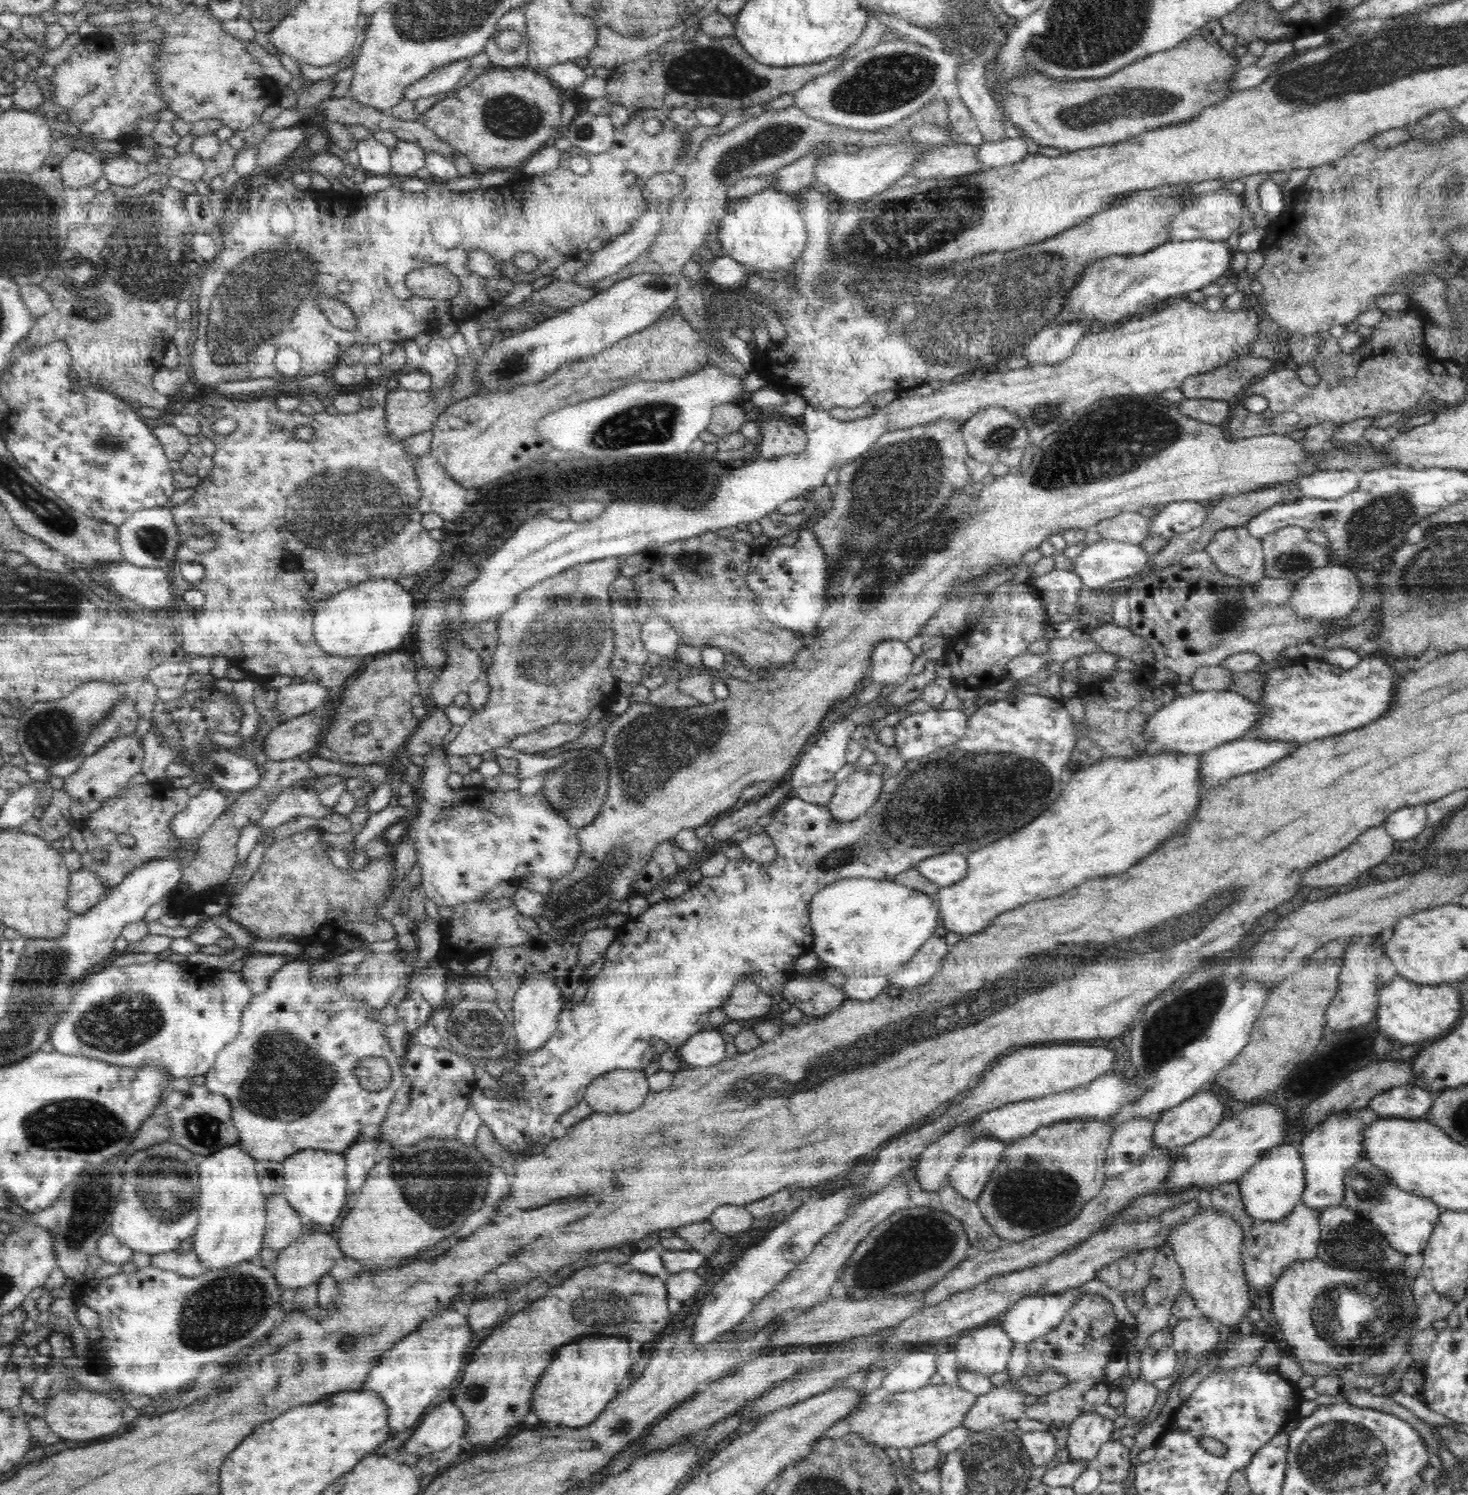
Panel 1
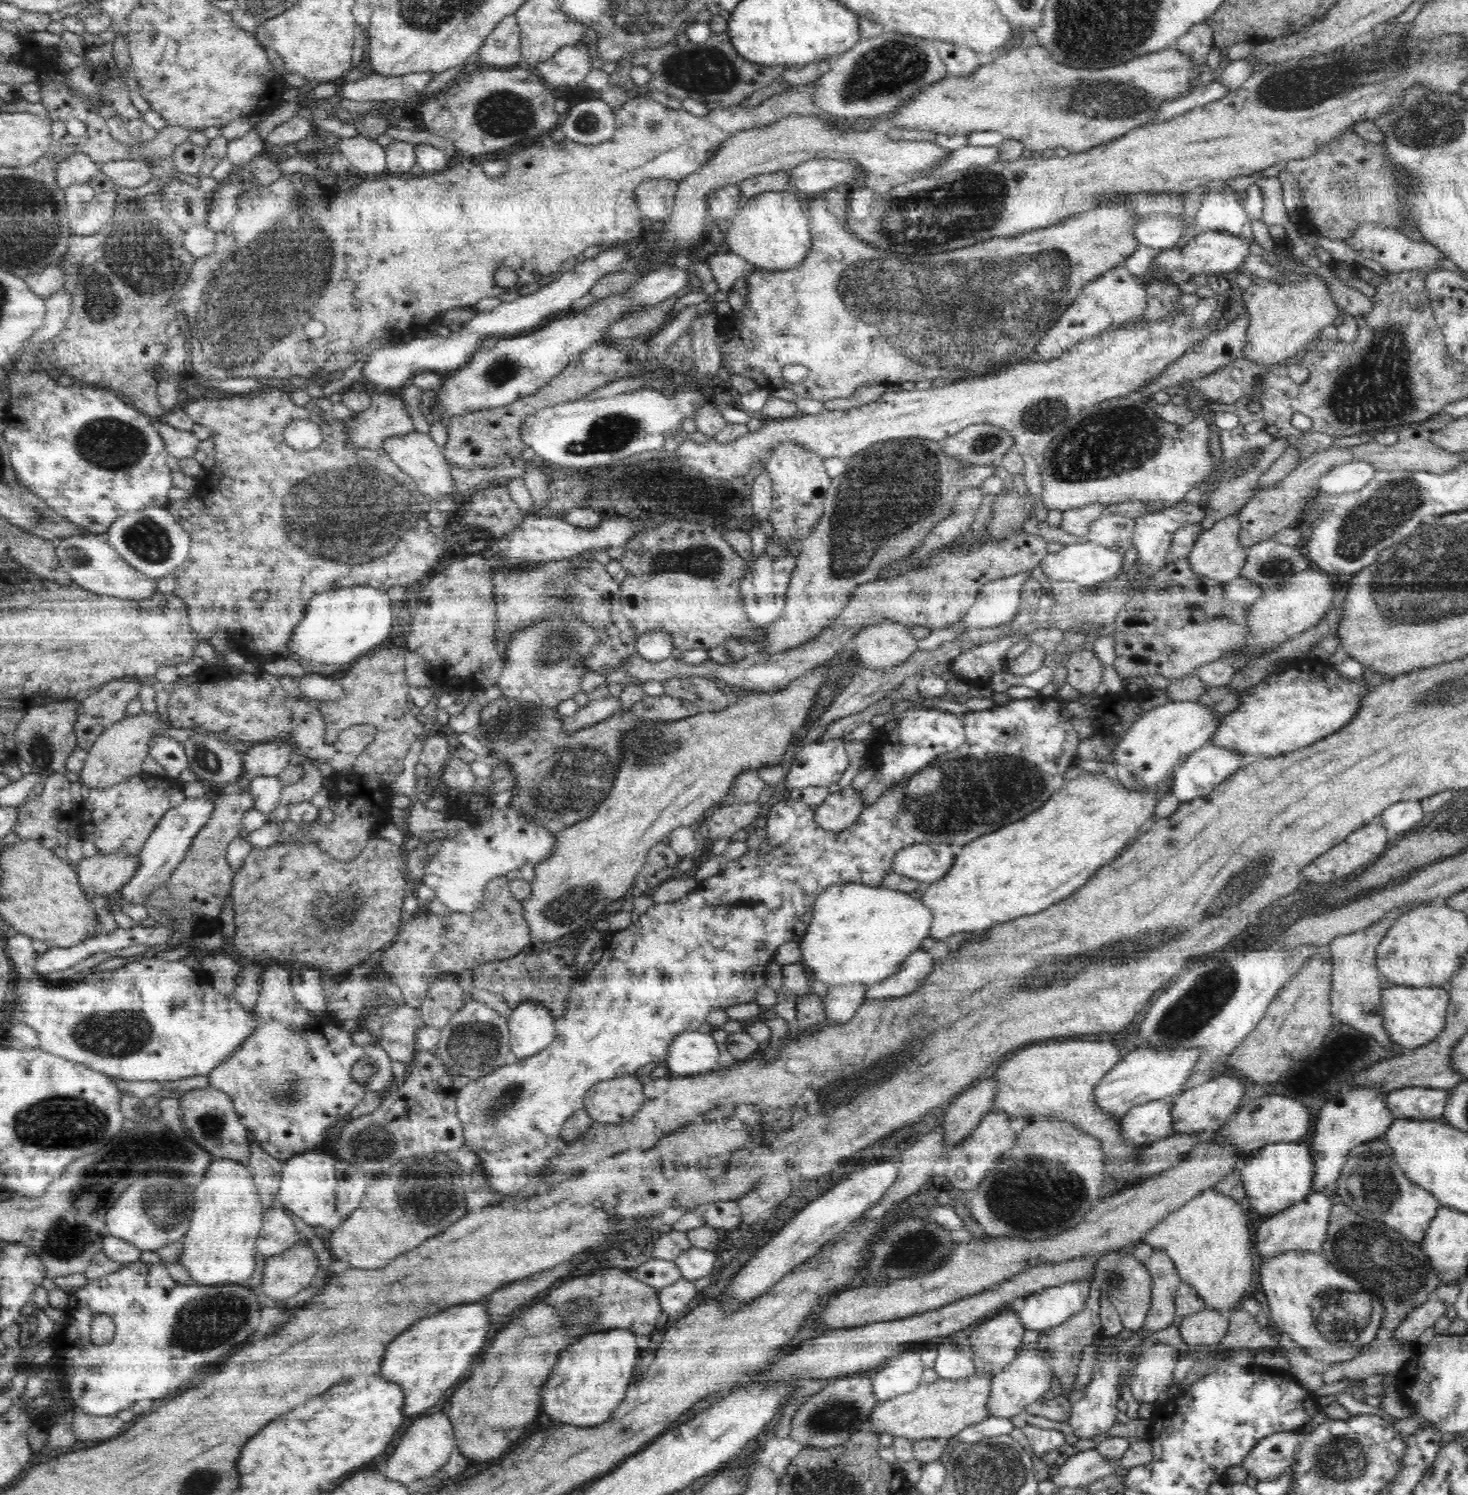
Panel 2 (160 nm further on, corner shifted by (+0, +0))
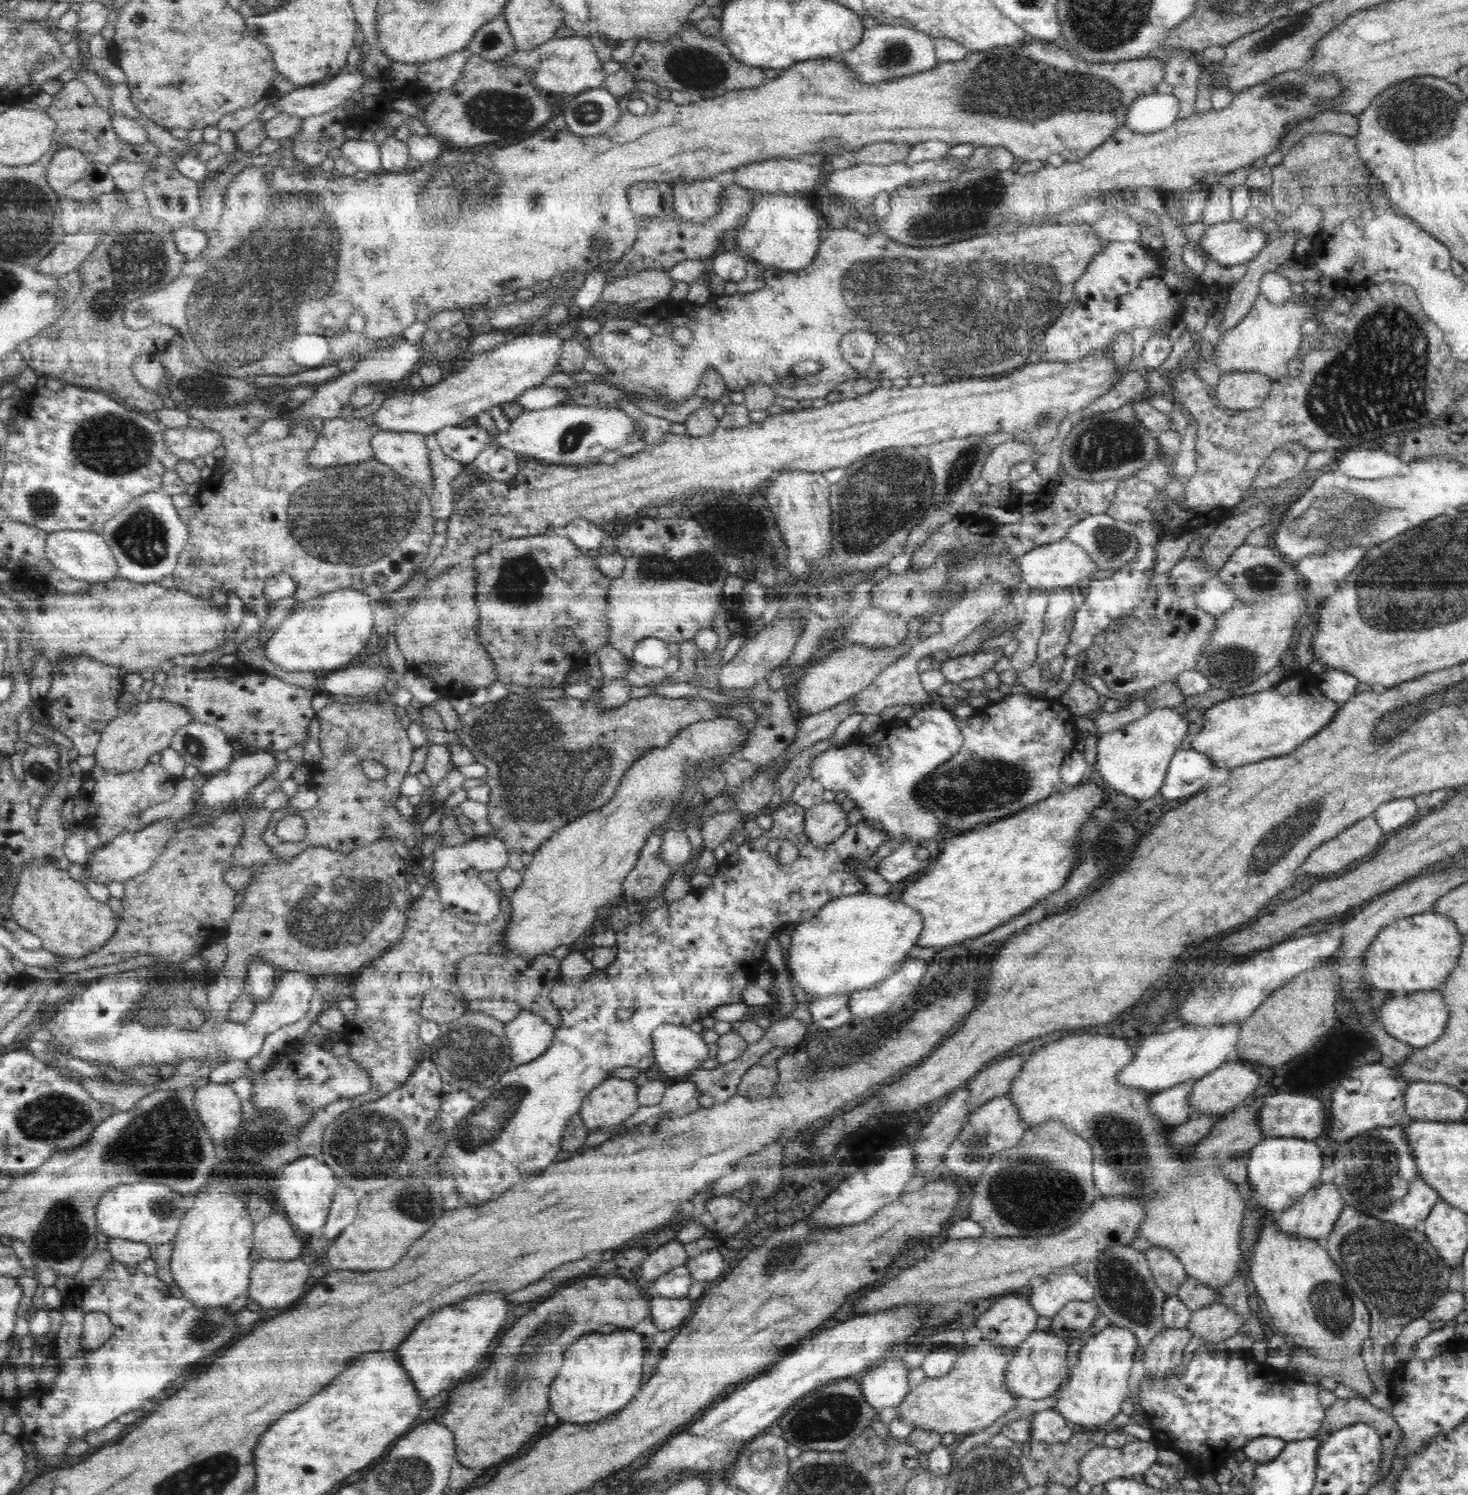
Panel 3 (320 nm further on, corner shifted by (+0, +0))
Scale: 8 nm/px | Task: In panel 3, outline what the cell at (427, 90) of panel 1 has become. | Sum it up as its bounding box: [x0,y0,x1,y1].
[275,71,364,118]

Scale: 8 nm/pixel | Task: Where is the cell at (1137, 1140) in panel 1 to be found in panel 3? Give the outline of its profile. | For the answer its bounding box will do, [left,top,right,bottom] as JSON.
[1148,1080,1196,1128]

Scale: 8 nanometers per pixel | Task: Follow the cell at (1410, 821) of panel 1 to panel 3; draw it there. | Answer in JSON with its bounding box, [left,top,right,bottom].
[1374,798,1418,834]

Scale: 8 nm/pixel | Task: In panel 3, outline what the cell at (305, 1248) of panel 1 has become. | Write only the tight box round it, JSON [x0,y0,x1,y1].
[247,1257,310,1308]

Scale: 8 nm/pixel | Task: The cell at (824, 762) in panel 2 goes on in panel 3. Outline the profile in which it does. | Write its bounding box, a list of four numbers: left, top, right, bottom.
[810,706,963,844]

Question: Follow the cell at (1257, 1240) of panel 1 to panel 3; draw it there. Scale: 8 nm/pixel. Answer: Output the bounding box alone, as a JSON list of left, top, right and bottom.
[1275,1182,1345,1239]

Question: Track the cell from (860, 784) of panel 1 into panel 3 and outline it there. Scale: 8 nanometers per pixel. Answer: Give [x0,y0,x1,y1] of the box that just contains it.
[805,801,848,848]

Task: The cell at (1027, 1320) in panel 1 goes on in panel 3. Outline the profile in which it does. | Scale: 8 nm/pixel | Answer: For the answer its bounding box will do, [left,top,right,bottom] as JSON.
[1029,1270,1093,1318]

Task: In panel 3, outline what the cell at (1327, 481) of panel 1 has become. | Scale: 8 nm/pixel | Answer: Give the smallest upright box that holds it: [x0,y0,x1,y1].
[1336,450,1406,480]

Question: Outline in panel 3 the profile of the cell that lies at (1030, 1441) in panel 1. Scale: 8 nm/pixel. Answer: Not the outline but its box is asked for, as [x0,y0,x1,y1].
[1032,1408,1075,1444]

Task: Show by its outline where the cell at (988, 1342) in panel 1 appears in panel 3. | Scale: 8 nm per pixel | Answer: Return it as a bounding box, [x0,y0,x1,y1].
[976,1293,1038,1350]

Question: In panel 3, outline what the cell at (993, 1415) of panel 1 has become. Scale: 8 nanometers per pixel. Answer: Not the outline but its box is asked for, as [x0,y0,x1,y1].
[1006,1329,1068,1400]

